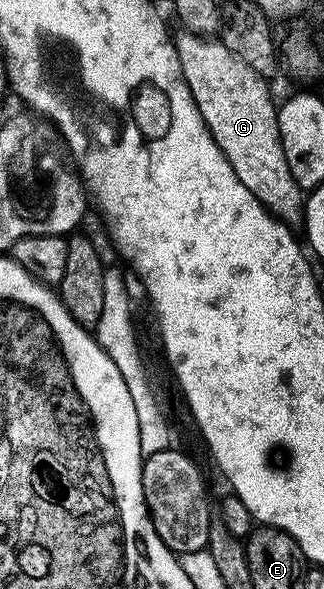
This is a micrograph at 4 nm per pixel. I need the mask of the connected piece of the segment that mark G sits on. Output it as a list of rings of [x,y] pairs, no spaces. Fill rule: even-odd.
[[[182,32],[173,39],[178,50],[178,59],[182,65],[182,79],[188,84],[190,95],[194,98],[200,116],[206,121],[207,128],[214,138],[214,143],[224,152],[228,164],[236,172],[238,182],[244,184],[256,195],[275,218],[287,223],[301,223],[304,218],[304,191],[296,184],[284,156],[282,137],[278,127],[278,106],[270,99],[267,79],[262,78],[238,56],[234,55],[219,40],[211,40],[201,34]]]

